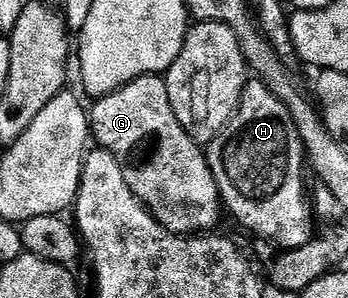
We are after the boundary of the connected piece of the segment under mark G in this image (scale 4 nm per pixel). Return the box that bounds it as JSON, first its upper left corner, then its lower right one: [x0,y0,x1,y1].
[89,75,224,234]

